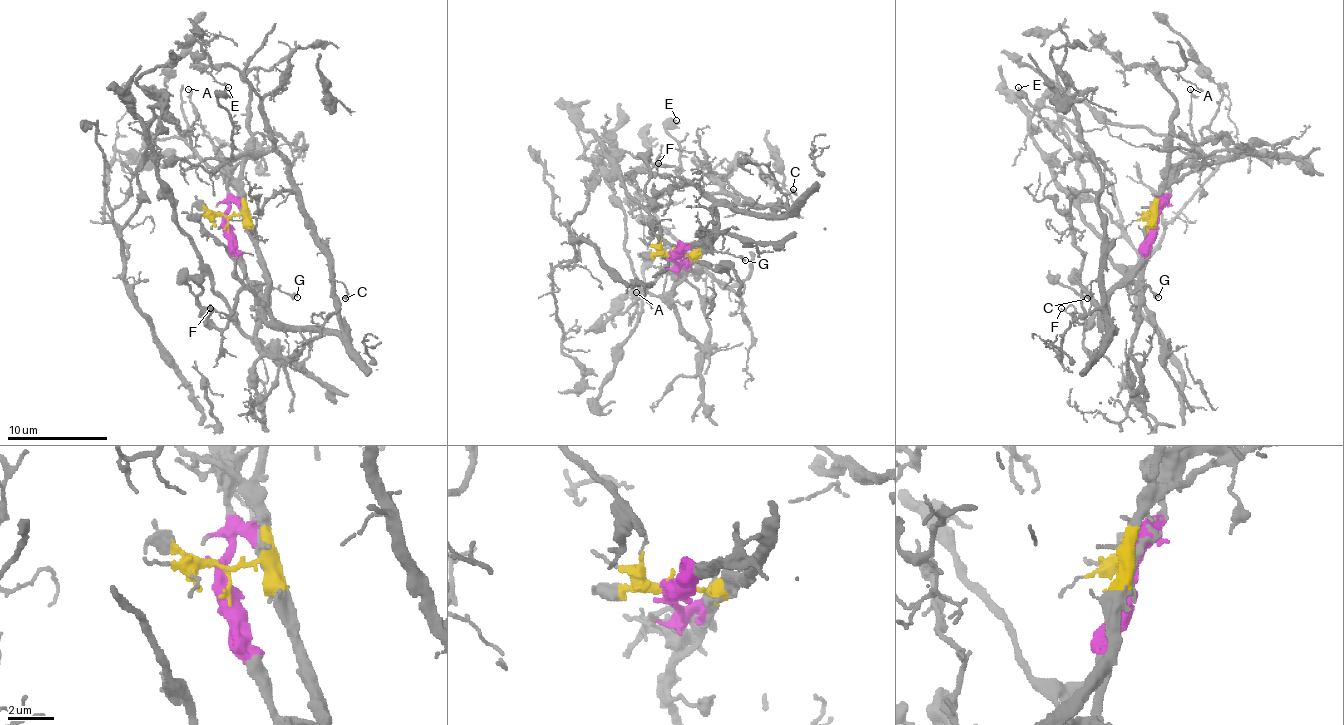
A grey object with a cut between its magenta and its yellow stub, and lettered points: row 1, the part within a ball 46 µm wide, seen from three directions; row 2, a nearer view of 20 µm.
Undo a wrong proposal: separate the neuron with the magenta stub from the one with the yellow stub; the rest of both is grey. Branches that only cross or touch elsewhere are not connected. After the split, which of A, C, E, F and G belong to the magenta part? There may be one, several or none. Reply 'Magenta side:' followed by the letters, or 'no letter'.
Magenta side: A, G

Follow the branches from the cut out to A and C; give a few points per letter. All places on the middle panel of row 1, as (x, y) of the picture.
A: (674, 254), (677, 279), (667, 294), (654, 296), (649, 291), (636, 291)
C: (674, 251), (692, 254), (704, 248), (719, 203), (782, 216), (787, 211), (782, 198), (794, 193), (792, 188)

